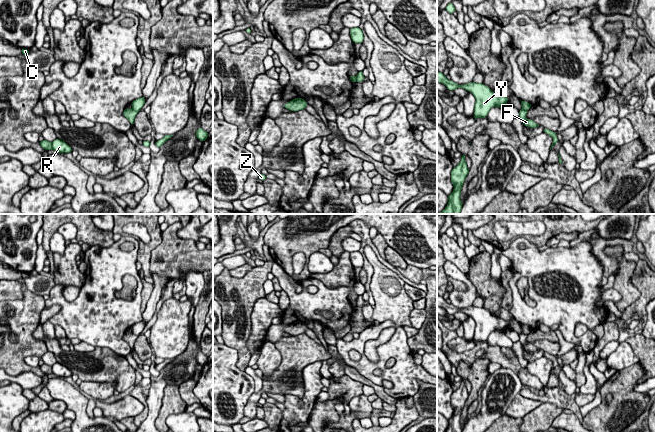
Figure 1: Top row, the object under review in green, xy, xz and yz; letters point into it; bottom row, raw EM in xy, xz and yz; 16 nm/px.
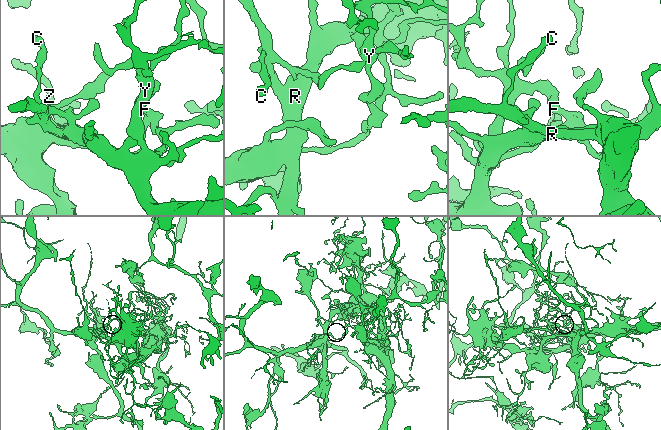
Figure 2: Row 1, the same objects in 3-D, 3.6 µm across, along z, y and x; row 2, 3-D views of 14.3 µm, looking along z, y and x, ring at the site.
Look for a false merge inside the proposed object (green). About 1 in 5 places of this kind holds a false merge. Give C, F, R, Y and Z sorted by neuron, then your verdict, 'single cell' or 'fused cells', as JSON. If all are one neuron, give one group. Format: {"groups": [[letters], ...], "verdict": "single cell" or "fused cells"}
{"groups": [["C", "R", "Y", "Z"], ["F"]], "verdict": "fused cells"}

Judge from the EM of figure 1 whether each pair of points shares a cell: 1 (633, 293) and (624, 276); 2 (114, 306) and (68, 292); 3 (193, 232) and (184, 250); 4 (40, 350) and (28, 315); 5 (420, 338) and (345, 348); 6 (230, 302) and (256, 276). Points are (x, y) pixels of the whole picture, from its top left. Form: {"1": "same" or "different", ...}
{"1": "same", "2": "different", "3": "different", "4": "same", "5": "different", "6": "same"}

